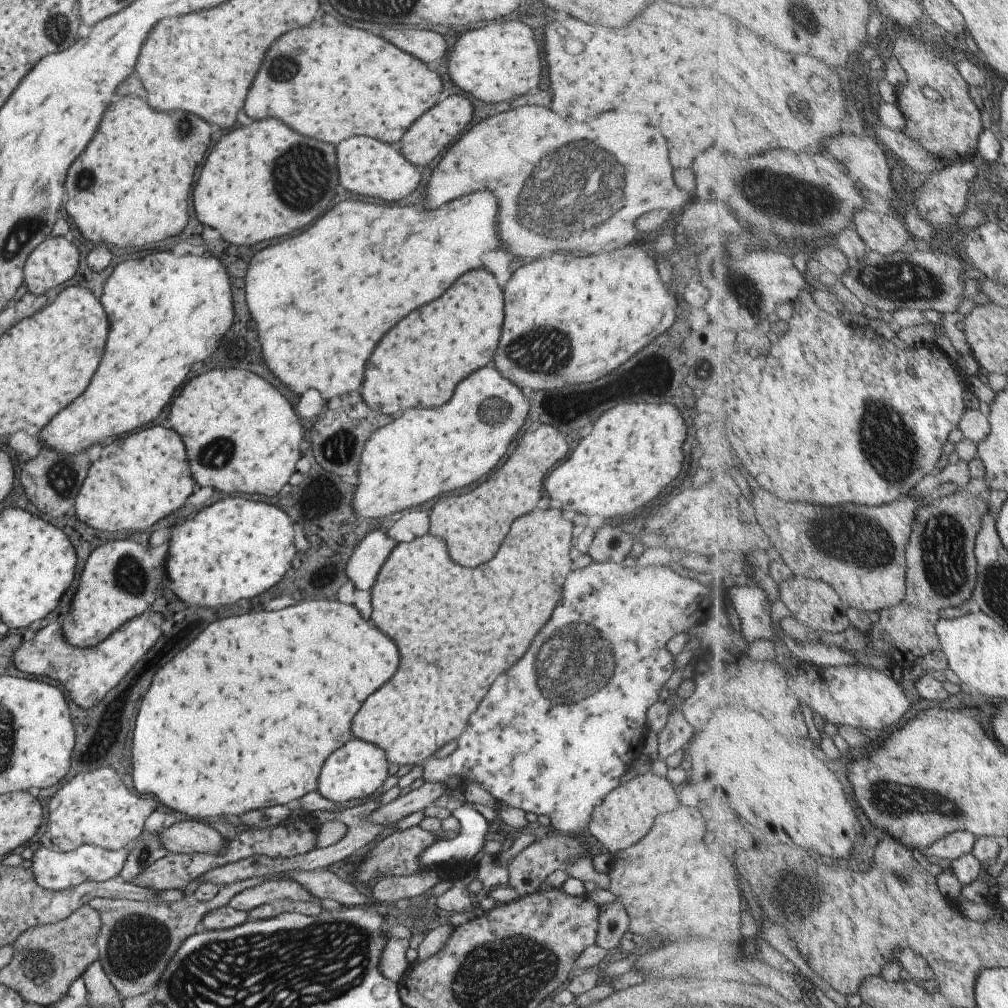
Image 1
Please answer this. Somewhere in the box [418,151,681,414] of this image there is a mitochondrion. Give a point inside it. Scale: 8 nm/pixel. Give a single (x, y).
(547, 352)

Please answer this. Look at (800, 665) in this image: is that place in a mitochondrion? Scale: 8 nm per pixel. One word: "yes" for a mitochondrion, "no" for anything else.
no

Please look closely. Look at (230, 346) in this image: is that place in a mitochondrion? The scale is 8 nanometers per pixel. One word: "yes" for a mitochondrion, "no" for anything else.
no

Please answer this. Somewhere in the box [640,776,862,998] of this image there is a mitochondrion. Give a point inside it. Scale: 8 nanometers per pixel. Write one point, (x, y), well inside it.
(796, 882)

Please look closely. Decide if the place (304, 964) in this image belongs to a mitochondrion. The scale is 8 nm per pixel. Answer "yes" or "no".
yes

